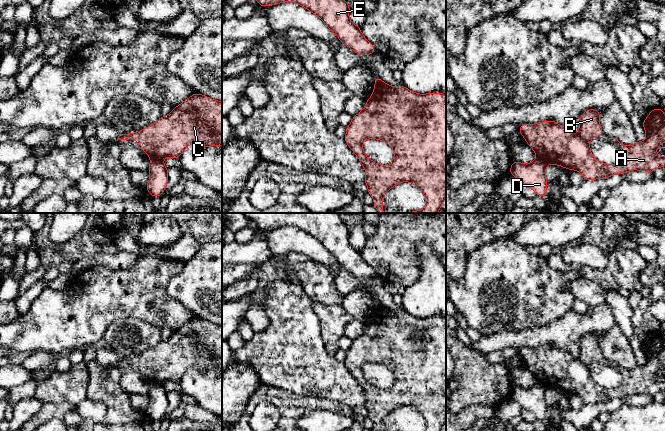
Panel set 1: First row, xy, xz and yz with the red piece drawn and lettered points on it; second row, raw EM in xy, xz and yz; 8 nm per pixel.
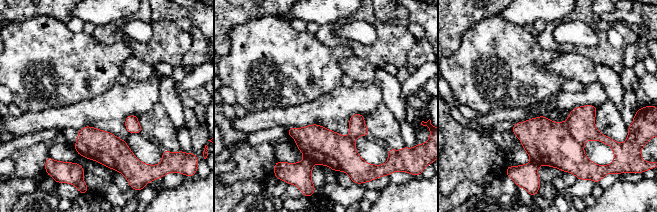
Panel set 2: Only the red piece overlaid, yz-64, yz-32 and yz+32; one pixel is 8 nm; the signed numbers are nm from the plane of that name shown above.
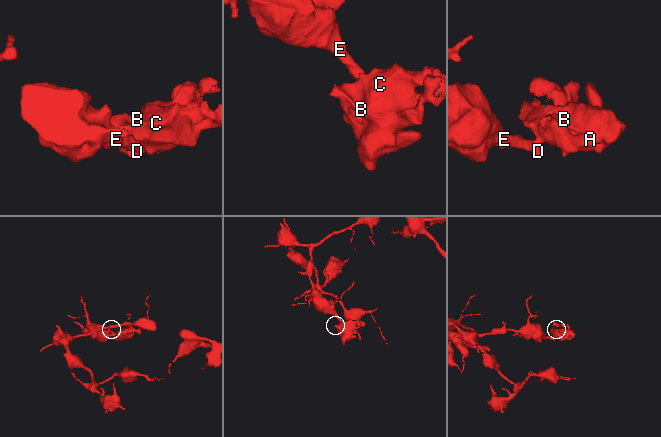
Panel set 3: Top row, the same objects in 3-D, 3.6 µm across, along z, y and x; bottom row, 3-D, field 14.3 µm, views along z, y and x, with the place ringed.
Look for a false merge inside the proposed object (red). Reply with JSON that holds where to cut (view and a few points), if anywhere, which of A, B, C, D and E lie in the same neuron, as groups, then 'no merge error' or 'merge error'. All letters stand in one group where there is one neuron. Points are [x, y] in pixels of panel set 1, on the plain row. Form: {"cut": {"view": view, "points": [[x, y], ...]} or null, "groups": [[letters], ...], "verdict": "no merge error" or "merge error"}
{"cut": {"view": "xy", "points": [[151, 382], [161, 385]]}, "groups": [["A", "B", "C"], ["D", "E"]], "verdict": "merge error"}

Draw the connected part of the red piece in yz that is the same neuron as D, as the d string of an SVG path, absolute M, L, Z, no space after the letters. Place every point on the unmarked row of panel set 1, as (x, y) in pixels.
M539 382L529 388L512 385L510 399L531 411L537 420L547 421L546 388Z

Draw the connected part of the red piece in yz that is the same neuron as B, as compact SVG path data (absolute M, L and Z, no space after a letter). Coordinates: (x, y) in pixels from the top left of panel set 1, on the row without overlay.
M589 333L580 339L579 356L574 357L567 351L547 344L536 348L522 348L519 356L526 367L533 373L537 382L545 388L555 388L567 394L579 395L584 404L607 403L613 398L624 398L627 395L638 394L653 397L659 391L665 391L665 380L657 379L656 373L665 365L665 338L663 334L650 334L650 338L642 345L642 350L646 356L644 366L636 366L632 370L621 368L622 384L617 388L605 388L597 384L591 377L590 364L596 360L604 359L604 355L599 347L601 335Z

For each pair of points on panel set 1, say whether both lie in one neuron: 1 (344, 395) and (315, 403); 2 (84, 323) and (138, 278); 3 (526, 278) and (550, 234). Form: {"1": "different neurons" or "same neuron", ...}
{"1": "different neurons", "2": "same neuron", "3": "different neurons"}

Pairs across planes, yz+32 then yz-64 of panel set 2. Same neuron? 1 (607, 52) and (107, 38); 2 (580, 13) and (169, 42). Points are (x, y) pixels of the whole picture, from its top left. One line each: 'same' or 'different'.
1: same
2: same

